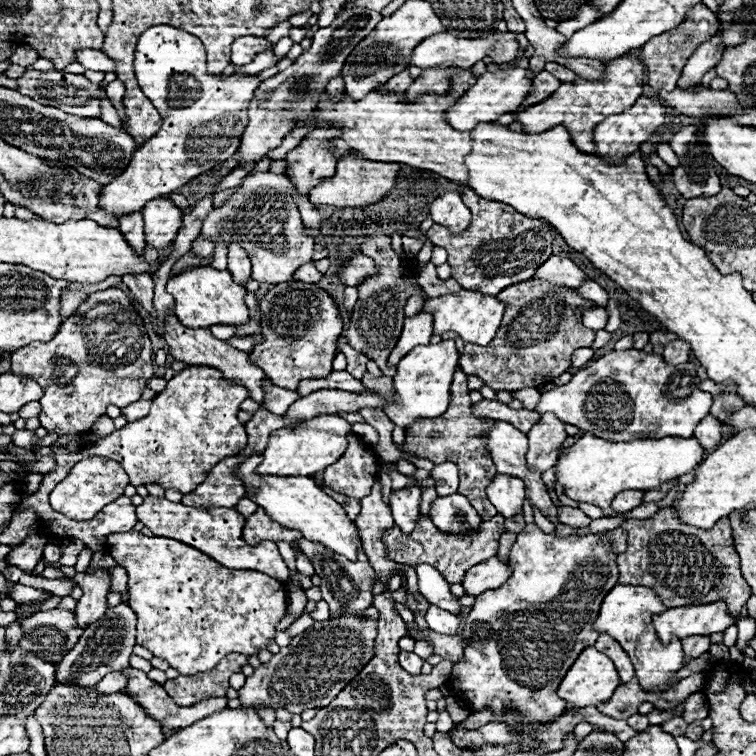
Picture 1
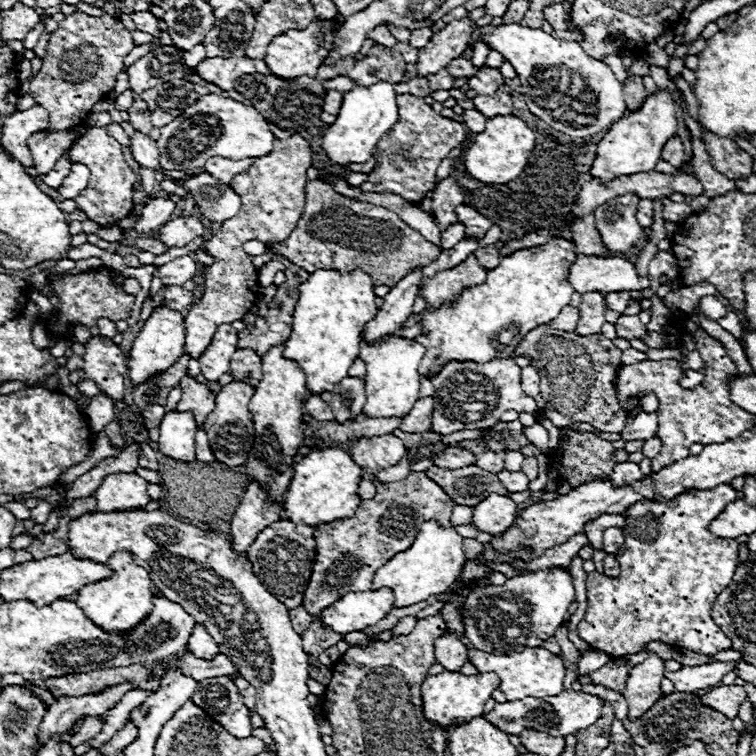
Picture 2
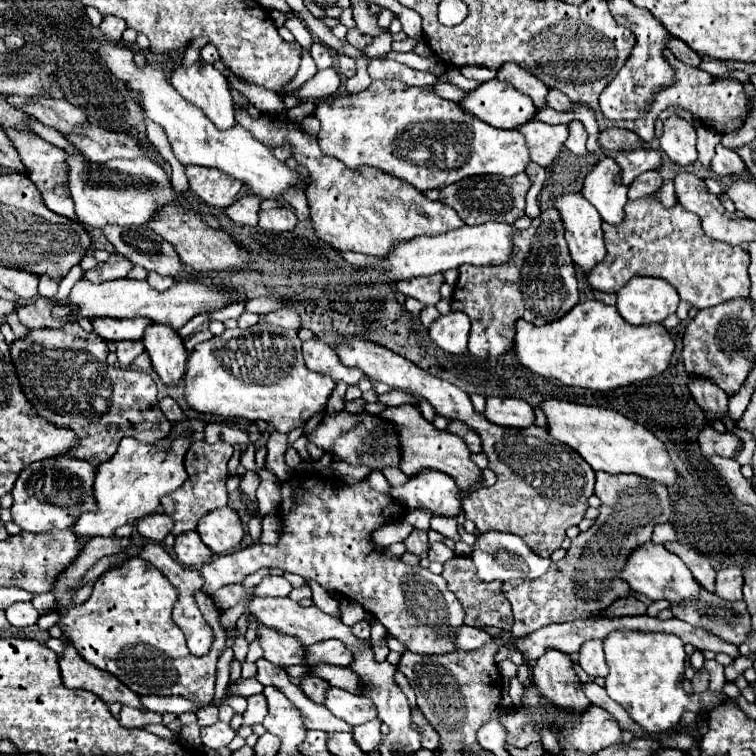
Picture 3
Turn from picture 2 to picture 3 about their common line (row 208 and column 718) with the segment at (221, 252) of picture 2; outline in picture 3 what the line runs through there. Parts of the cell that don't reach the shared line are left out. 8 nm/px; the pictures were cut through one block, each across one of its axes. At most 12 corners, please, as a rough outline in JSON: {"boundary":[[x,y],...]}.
{"boundary":[[648,194],[586,274],[618,292],[670,282],[698,310],[750,294],[748,252],[706,236],[684,206]]}

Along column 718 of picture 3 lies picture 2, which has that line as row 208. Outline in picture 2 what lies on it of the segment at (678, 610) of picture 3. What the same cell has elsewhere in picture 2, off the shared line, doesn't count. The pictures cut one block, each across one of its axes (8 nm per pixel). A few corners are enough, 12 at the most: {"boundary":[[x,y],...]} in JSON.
{"boundary":[[640,196],[596,208],[596,228],[616,254],[646,236],[636,220]]}

